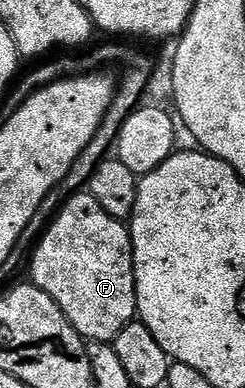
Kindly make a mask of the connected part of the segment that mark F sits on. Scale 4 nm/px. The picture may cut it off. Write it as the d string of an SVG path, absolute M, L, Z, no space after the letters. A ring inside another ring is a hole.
M75 193L63 203L56 217L48 223L40 241L35 243L30 254L30 266L31 262L31 285L53 298L69 324L88 342L115 343L118 332L122 332L122 328L137 317L132 235L129 227L121 219L107 214L92 194Z

